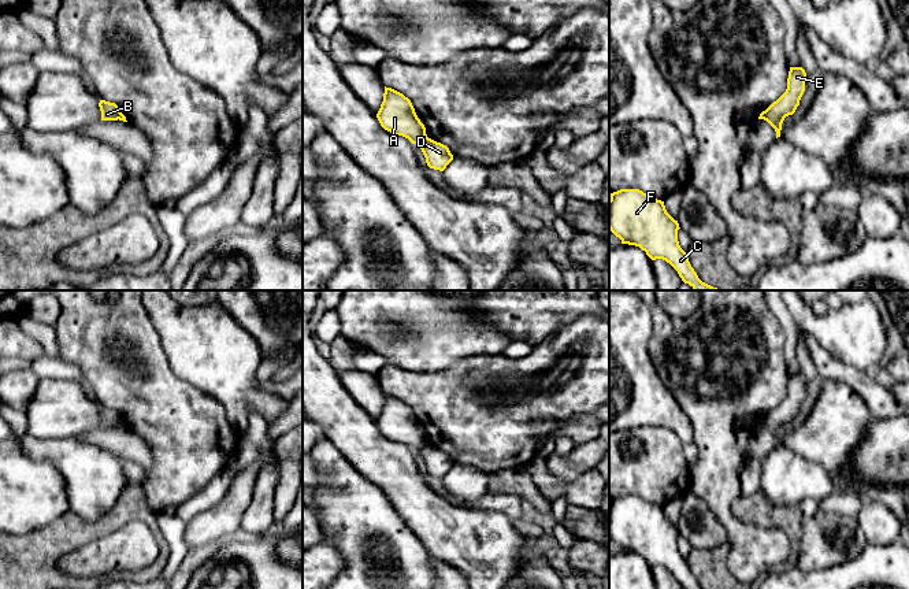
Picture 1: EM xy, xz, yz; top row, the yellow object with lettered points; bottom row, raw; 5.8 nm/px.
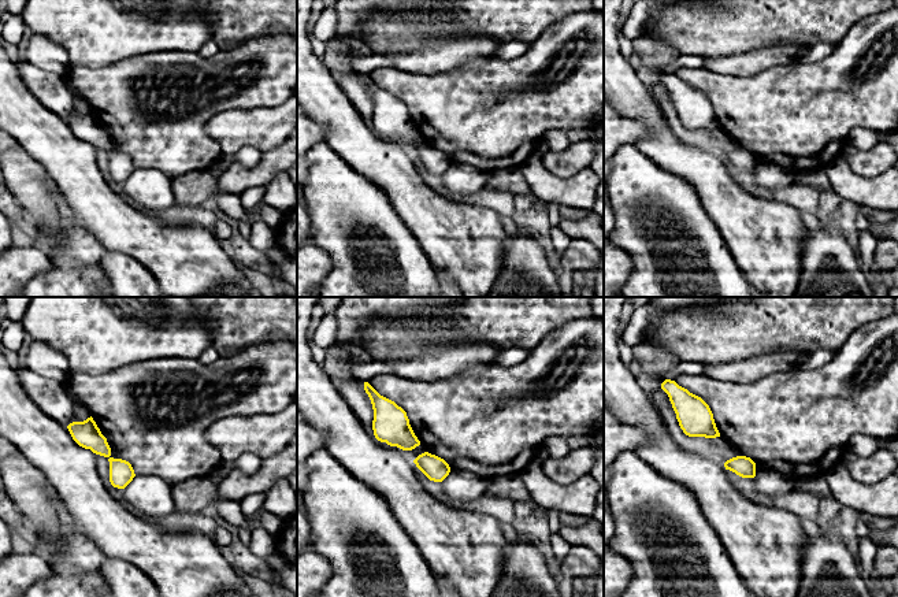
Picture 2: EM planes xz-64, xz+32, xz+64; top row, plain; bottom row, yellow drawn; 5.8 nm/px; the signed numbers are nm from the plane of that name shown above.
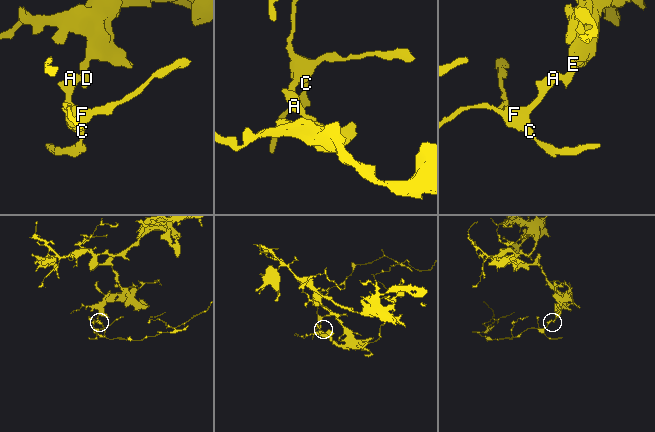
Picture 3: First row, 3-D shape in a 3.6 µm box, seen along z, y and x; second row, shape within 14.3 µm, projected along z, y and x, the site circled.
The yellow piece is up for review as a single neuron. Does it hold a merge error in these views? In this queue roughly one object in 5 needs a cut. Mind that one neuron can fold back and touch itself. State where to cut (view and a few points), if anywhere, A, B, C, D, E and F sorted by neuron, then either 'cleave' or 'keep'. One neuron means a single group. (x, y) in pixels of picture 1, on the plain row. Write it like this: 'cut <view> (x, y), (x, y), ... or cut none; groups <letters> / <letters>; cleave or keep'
cut xz (427, 444), (418, 451); groups A B C F / D E; cleave

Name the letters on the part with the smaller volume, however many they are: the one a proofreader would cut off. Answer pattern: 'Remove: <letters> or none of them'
Remove: A, B, C, F

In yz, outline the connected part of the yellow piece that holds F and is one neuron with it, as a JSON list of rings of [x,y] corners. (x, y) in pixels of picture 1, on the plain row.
[[[639,496],[611,500],[609,537],[622,551],[639,553],[652,566],[669,570],[683,589],[702,589],[678,548],[679,530],[665,516],[664,508]]]

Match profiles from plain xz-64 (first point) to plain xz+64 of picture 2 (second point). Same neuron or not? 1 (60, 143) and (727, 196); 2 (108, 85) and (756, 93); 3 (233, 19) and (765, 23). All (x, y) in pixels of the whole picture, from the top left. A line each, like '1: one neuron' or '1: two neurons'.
1: one neuron
2: one neuron
3: one neuron

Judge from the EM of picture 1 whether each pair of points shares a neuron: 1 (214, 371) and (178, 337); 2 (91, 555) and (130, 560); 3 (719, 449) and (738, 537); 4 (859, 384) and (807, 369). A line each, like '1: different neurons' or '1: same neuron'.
1: same neuron
2: same neuron
3: same neuron
4: different neurons

